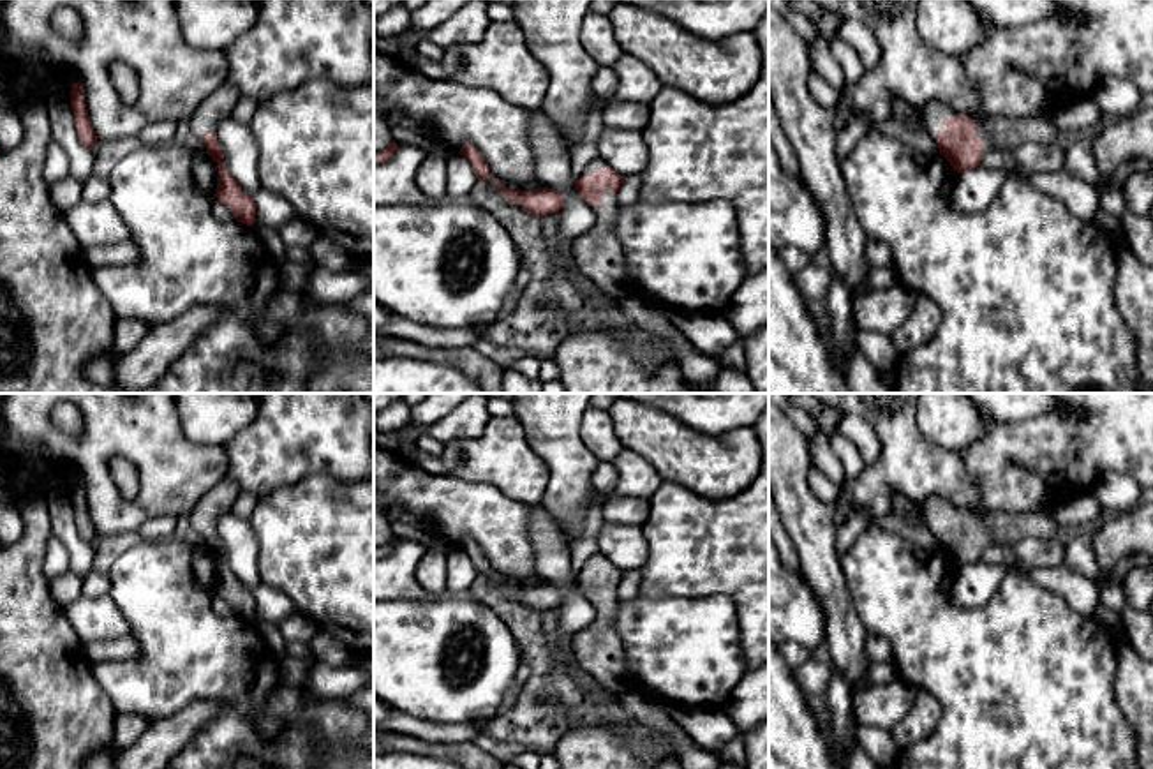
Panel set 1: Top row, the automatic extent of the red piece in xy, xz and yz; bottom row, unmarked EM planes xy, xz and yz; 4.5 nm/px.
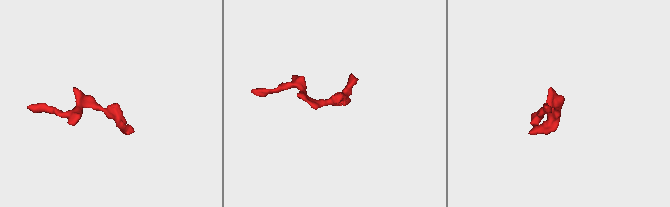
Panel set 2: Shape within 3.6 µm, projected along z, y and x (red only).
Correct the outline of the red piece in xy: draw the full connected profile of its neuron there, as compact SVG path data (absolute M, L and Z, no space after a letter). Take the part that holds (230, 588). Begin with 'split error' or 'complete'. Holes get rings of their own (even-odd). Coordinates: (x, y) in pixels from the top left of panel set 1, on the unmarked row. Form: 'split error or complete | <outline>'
split error | M224 478L210 489L187 515L192 527L205 538L206 549L217 557L219 571L215 593L231 605L238 617L252 621L256 616L256 598L227 568L215 531L219 515L231 510L240 494L240 485L231 478Z

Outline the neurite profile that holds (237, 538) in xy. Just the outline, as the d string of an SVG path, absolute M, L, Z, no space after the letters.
M226 510L219 515L215 531L227 568L247 589L254 591L261 584L261 573L257 568L257 540L250 520L240 519L231 510Z

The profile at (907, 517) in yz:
M899 494L894 497L894 517L890 524L896 529L911 536L919 529L922 517L922 504L911 503L908 497Z

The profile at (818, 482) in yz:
M815 466L807 473L807 487L827 508L832 508L839 499L839 485Z

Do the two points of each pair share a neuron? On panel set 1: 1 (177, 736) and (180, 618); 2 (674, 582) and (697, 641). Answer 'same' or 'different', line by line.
1: different
2: different

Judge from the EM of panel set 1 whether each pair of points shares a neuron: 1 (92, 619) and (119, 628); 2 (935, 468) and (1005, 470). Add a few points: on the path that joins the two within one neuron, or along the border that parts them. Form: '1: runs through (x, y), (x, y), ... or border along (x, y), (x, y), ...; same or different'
1: runs through (99, 619), (111, 625); same
2: border along (956, 452), (965, 471), (977, 482), (981, 507); different

